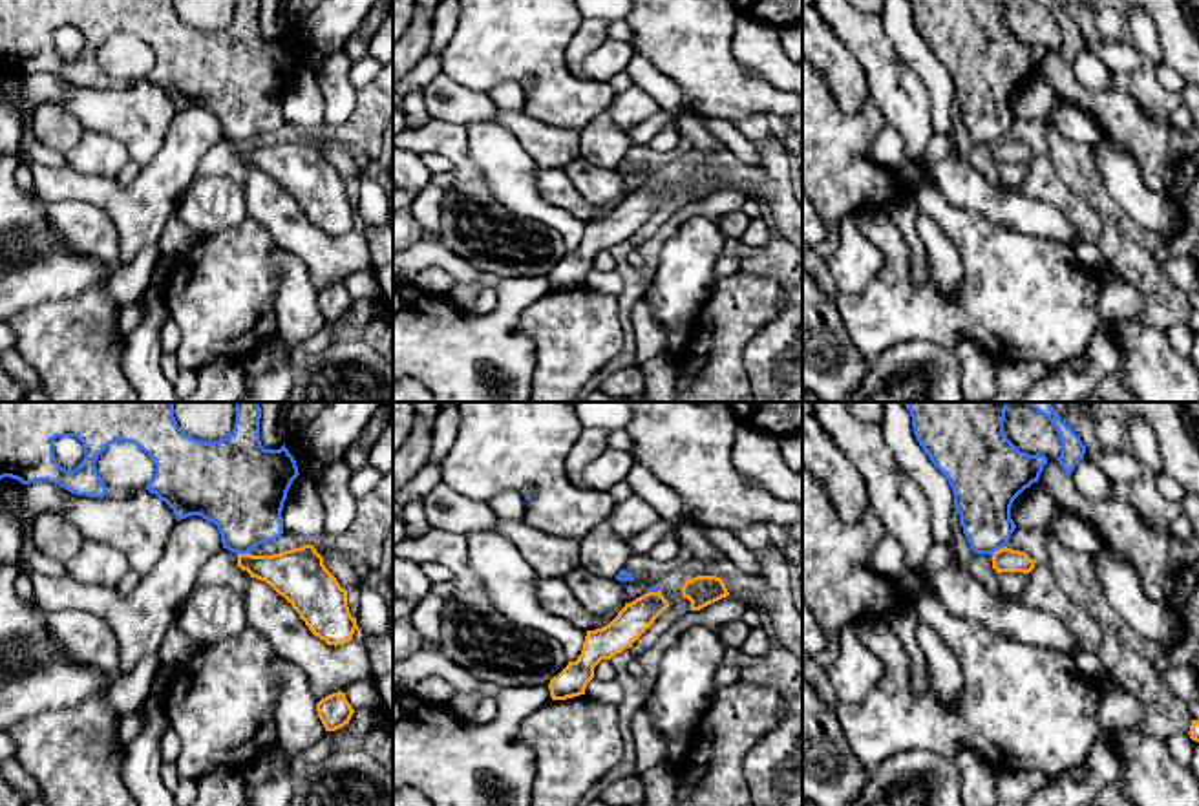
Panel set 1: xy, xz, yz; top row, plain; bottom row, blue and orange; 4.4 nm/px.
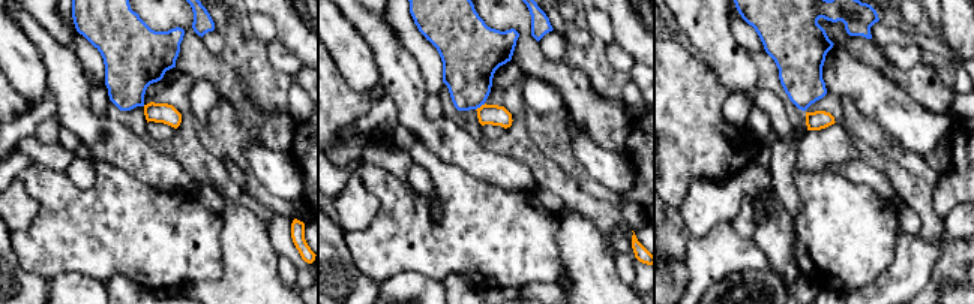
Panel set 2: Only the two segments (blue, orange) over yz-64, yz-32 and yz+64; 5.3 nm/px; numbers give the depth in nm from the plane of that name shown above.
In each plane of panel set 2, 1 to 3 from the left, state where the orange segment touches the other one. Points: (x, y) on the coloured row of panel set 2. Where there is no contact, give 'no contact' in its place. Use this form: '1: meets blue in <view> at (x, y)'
1: no contact
2: meets blue in yz-32 at (480, 105)
3: no contact

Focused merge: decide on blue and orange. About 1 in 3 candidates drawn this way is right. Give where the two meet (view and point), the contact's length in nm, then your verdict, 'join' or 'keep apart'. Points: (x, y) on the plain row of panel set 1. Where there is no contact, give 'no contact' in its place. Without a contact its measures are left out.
yz (997, 139) | 80 nm | keep apart

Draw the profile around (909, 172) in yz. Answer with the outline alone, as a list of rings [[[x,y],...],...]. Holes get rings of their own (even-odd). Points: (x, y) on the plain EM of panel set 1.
[[[903,163],[896,166],[899,177],[907,183],[907,186],[916,192],[919,183],[923,181],[921,170],[914,163]]]

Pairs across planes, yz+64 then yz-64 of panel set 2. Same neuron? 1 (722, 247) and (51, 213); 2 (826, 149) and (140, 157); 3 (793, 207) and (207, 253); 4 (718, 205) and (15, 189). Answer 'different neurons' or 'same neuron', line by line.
1: same neuron
2: different neurons
3: different neurons
4: same neuron

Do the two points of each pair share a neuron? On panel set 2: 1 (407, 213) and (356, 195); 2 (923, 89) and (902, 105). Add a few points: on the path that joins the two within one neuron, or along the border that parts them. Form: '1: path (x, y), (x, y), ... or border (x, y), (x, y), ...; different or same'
1: border (357, 174), (378, 201), (378, 211), (363, 231); different
2: border (884, 75), (922, 107), (943, 114); different

